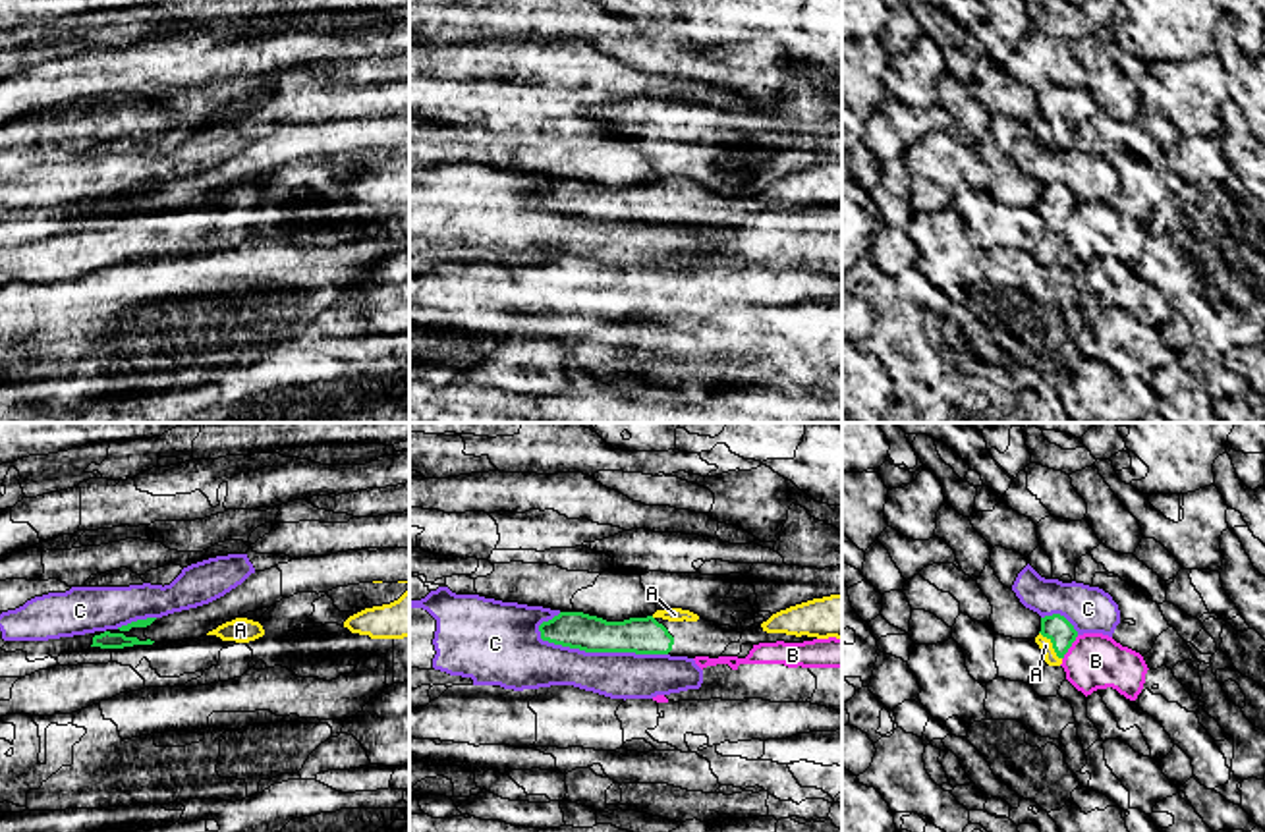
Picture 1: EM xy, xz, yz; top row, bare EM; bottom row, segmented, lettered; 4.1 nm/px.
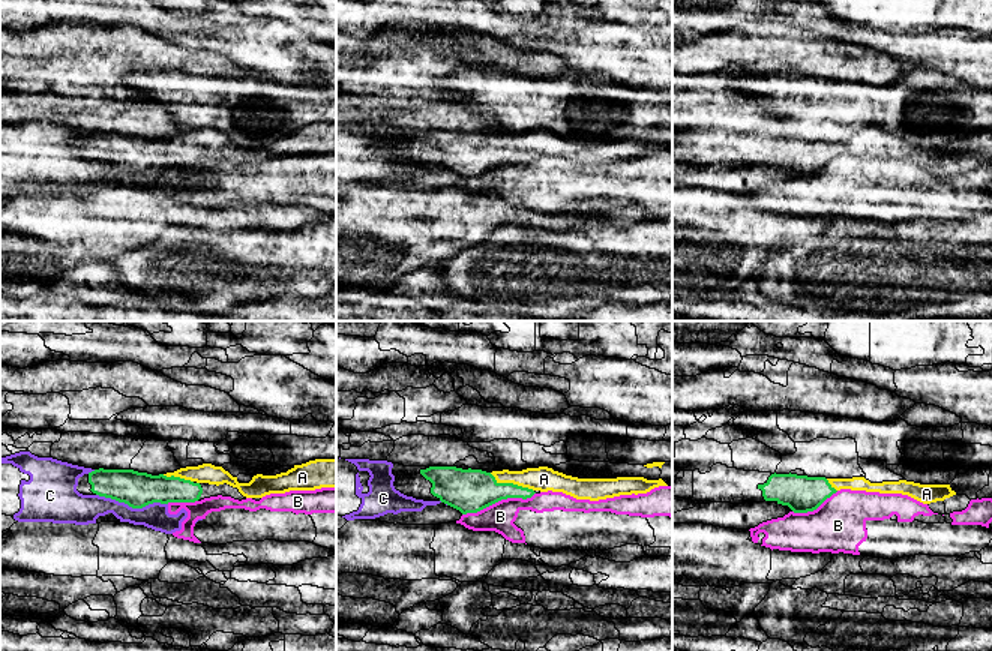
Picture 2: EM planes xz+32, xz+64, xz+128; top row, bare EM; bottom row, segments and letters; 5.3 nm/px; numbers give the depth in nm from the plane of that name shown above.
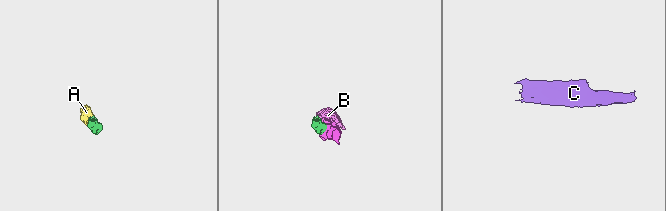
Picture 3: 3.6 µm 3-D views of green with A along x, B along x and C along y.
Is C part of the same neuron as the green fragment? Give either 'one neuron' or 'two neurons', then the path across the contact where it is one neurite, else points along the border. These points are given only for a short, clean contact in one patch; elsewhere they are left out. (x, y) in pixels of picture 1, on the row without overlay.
two neurons

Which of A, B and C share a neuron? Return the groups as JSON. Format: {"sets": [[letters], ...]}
{"sets": [["A"], ["B"], ["C"]]}

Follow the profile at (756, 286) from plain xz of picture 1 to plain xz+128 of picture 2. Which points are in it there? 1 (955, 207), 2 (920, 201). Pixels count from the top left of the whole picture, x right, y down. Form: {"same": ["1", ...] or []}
{"same": []}

